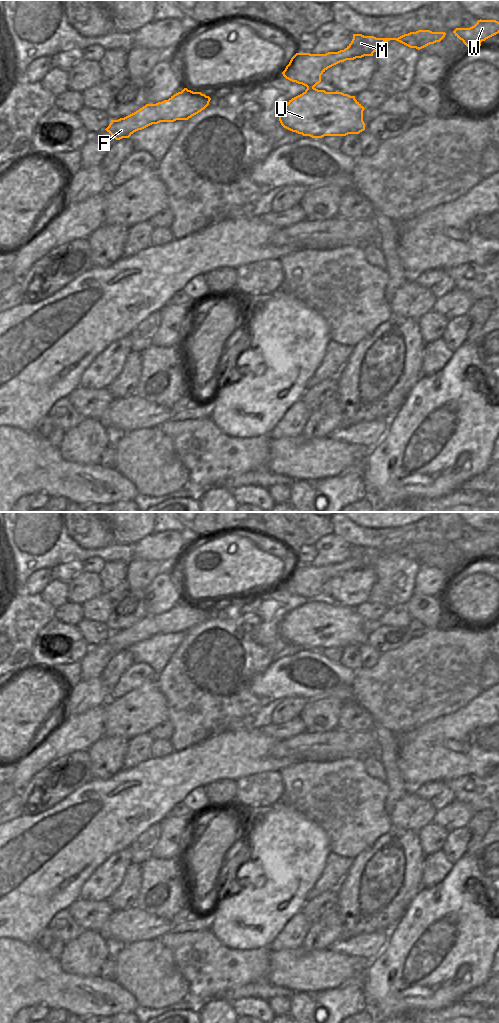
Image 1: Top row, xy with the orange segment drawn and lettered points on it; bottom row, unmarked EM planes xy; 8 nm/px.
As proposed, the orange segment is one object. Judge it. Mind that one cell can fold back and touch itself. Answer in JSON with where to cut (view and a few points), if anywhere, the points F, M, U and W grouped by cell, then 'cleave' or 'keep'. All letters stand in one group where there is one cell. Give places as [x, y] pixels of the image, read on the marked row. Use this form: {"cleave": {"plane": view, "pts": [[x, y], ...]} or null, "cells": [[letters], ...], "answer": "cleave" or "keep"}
{"cleave": {"plane": "xy", "pts": [[313, 86], [307, 88]]}, "cells": [["F", "M", "W"], ["U"]], "answer": "cleave"}

